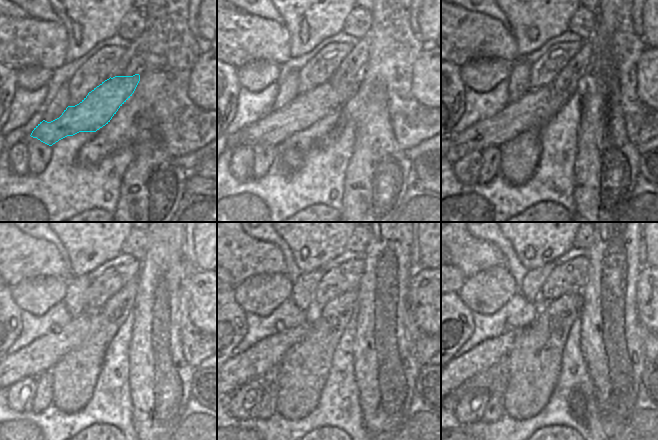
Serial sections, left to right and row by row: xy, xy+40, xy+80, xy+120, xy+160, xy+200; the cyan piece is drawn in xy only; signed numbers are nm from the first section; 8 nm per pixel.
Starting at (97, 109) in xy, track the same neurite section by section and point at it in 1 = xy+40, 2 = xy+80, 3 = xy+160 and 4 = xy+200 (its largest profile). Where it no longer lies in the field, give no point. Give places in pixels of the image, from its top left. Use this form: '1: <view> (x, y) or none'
1: xy+40 (308, 108)
2: xy+80 (536, 107)
3: xy+160 (252, 363)
4: xy+200 (485, 354)

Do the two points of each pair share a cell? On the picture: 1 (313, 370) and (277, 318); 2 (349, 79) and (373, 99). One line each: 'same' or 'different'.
1: different
2: different

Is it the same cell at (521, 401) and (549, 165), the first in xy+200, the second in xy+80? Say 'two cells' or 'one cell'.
two cells

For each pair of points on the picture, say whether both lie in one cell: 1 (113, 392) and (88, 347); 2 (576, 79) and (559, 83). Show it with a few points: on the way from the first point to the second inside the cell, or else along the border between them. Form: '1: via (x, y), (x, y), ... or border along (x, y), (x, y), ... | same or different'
1: border along (107, 347), (104, 353), (102, 368), (92, 392) | different
2: via (572, 79), (563, 83) | same

